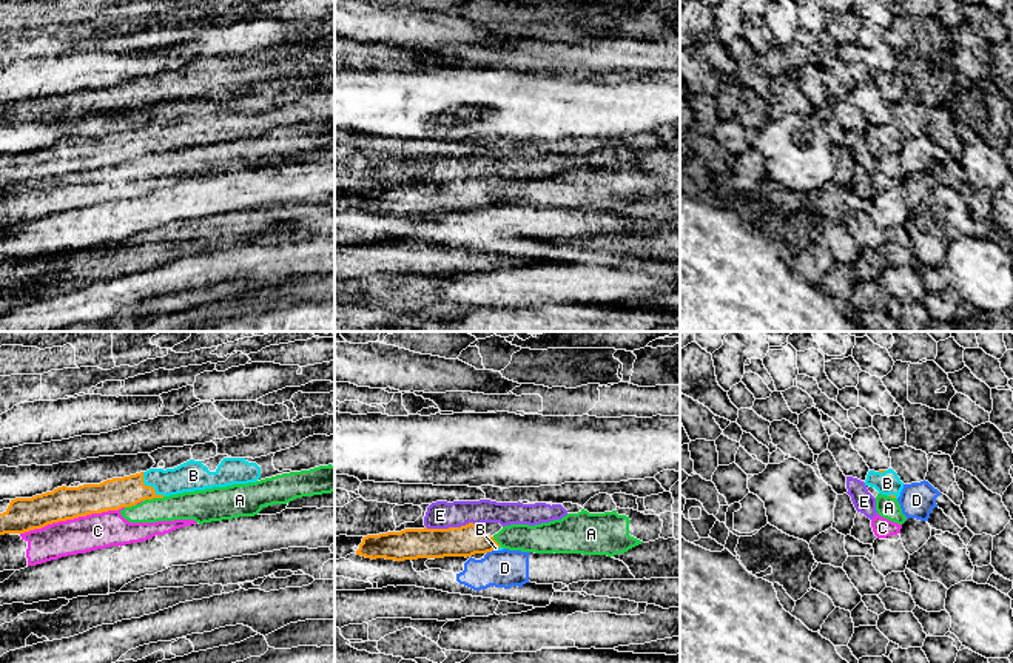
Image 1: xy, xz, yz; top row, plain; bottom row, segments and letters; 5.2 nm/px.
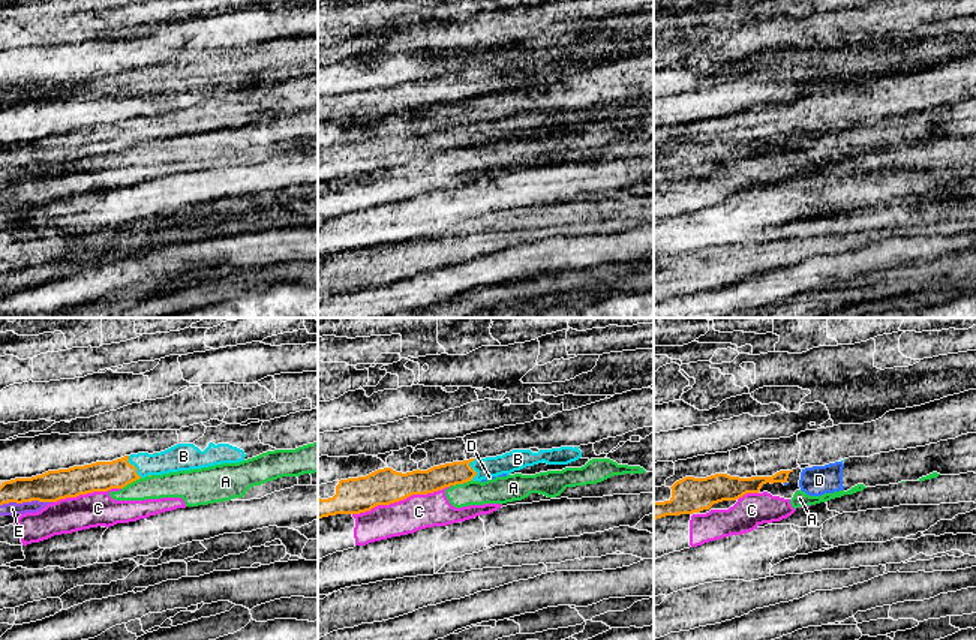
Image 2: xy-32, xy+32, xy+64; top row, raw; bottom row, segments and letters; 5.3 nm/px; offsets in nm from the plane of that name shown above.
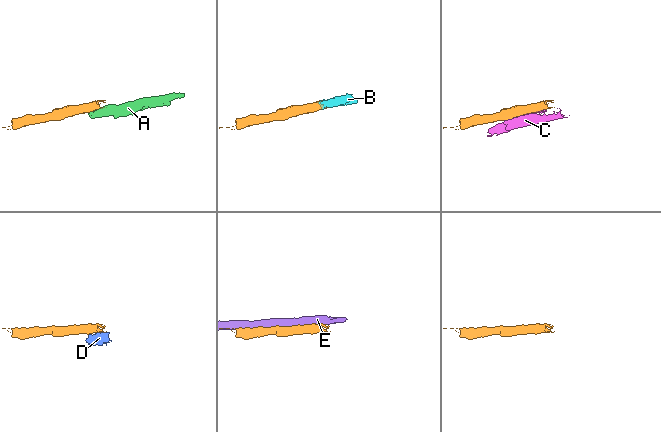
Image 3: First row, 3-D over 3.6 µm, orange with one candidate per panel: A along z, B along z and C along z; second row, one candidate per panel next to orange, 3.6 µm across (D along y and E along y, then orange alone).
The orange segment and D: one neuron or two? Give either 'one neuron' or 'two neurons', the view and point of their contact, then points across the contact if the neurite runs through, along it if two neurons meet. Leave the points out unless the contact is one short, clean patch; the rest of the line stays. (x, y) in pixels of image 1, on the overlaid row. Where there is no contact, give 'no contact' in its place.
two neurons; meets orange in xz at (489, 551); border along xz (492, 549), (486, 554)

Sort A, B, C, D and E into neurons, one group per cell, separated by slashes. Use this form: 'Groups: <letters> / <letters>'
Groups: A C / B / D / E

